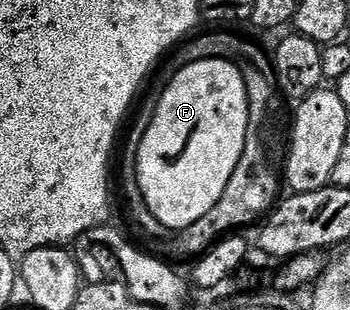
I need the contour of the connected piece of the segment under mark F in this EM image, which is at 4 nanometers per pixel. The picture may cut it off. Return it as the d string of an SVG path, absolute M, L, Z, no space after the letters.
M203 59L197 63L186 65L171 77L173 79L169 81L168 88L161 93L160 100L156 103L156 112L153 113L152 120L149 121L148 128L145 129L144 136L141 137L140 144L136 147L134 182L140 186L140 195L144 198L144 203L150 209L153 217L160 223L161 228L168 230L169 227L169 232L175 233L184 227L194 225L194 221L198 221L198 217L206 217L206 213L210 213L210 209L214 209L214 205L220 200L222 193L229 190L230 184L228 182L231 181L236 166L241 166L242 163L242 149L245 146L248 116L250 114L250 108L248 108L250 94L244 85L242 73L229 59Z

